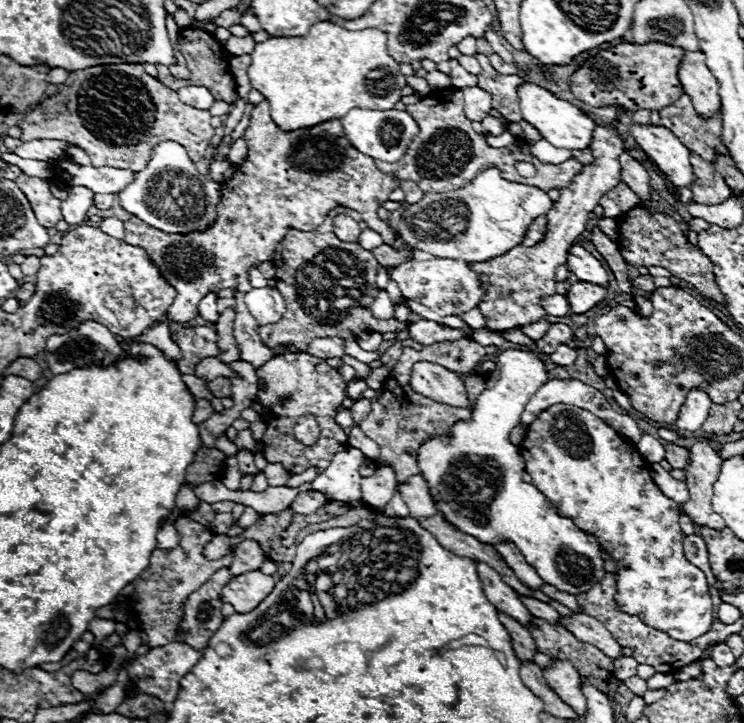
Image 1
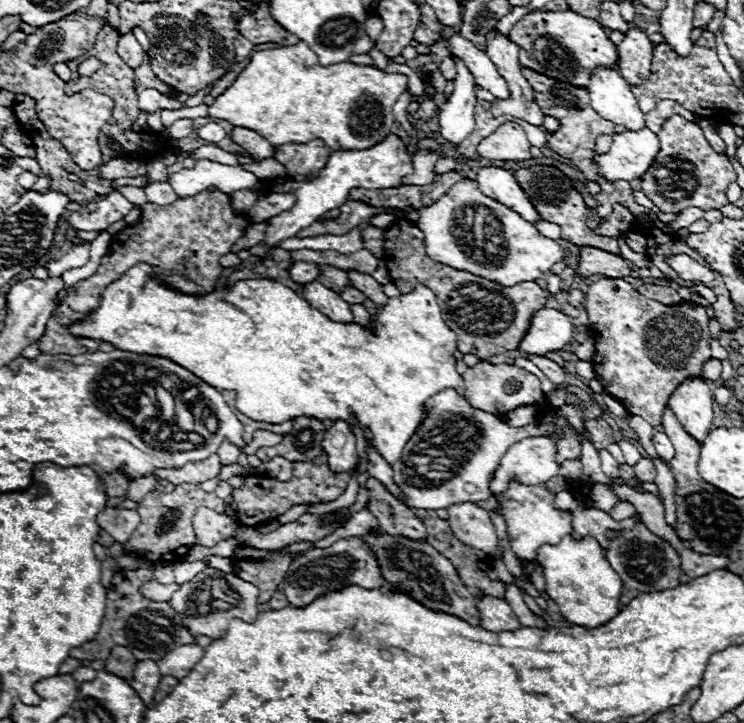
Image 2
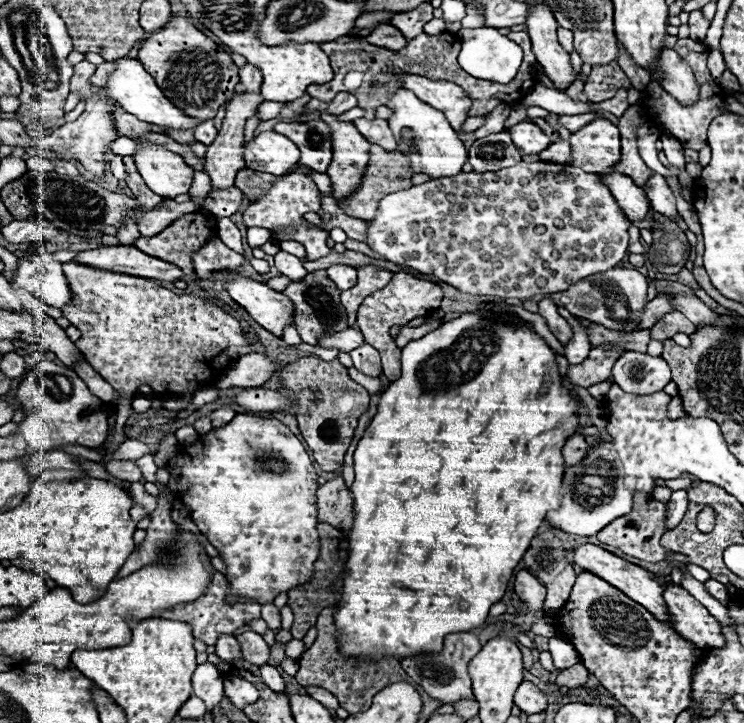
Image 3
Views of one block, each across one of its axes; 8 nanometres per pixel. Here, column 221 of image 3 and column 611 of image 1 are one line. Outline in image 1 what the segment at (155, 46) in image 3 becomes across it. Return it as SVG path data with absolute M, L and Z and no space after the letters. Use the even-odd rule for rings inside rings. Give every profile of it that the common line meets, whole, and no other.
M650 40L648 44L620 42L608 50L598 50L586 58L570 76L570 92L584 104L594 108L626 108L626 110L660 110L672 104L684 90L678 80L678 66L684 56L682 48Z

